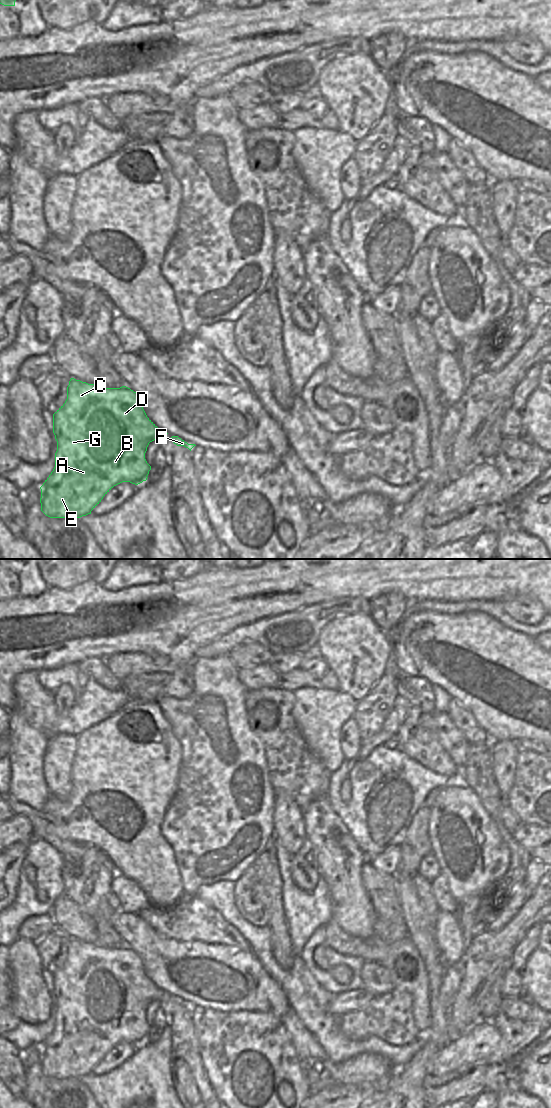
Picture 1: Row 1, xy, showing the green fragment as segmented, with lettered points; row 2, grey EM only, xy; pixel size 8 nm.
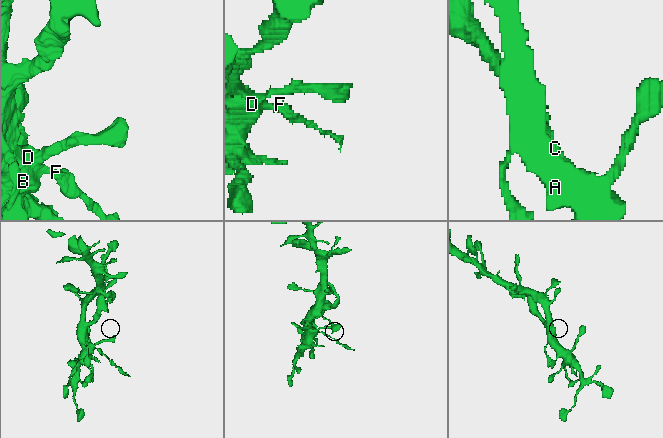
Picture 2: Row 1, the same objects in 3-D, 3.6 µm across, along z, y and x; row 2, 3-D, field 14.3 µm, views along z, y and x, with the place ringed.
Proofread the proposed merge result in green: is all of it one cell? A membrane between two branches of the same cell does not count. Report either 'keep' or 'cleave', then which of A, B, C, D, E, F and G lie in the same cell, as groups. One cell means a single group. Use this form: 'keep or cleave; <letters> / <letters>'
cleave; A B C D E G / F

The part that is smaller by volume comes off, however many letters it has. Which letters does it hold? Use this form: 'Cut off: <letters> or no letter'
Cut off: F

